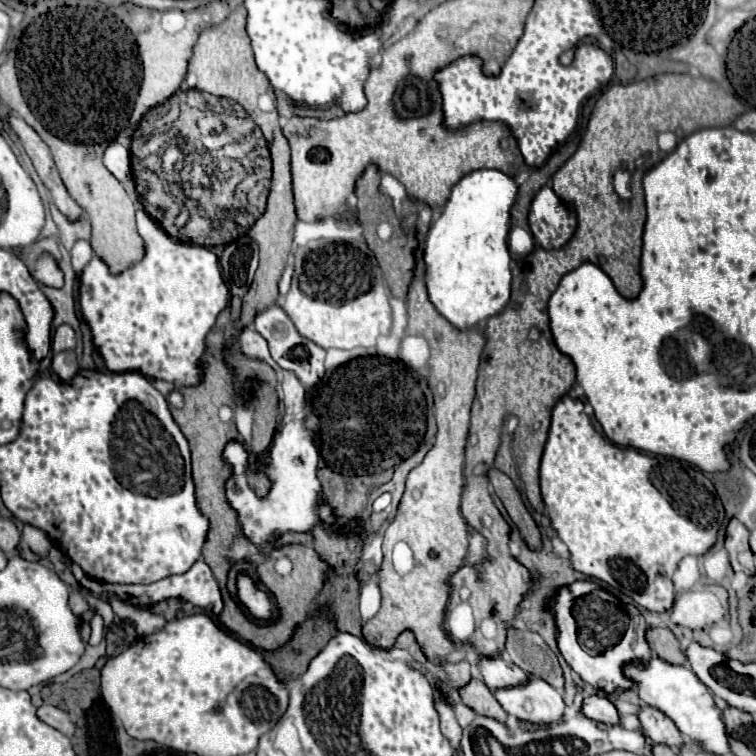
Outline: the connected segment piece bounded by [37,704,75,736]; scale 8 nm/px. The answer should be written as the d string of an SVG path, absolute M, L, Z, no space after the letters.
M49 704L39 706L39 708L37 708L37 718L39 718L41 722L49 724L51 728L59 730L59 732L65 734L65 736L73 736L73 732L75 732L75 724L71 722L71 718L69 718L63 710L59 710L59 708L55 708L55 706L49 706Z

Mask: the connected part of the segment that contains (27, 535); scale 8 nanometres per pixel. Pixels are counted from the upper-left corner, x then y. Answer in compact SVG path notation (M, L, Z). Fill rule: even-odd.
M24 524L23 526L22 544L31 548L37 556L47 556L47 552L51 550L51 546L54 546L43 530L33 528L29 524Z

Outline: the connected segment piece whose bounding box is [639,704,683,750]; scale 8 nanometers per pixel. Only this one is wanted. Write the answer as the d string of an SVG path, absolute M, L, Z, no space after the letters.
M641 704L641 714L639 714L641 726L645 730L645 734L657 742L657 744L665 744L673 750L679 750L683 746L683 736L679 734L675 722L671 722L671 718L667 718L663 712Z

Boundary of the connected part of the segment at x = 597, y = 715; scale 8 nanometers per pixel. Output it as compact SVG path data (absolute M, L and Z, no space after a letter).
M589 696L589 698L585 698L583 700L583 714L597 720L597 722L609 724L609 726L619 724L619 712L607 696Z

